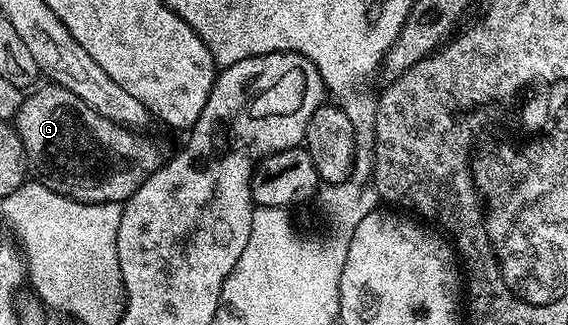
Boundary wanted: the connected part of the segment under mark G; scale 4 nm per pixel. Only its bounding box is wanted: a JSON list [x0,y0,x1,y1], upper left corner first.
[16,82,164,204]

